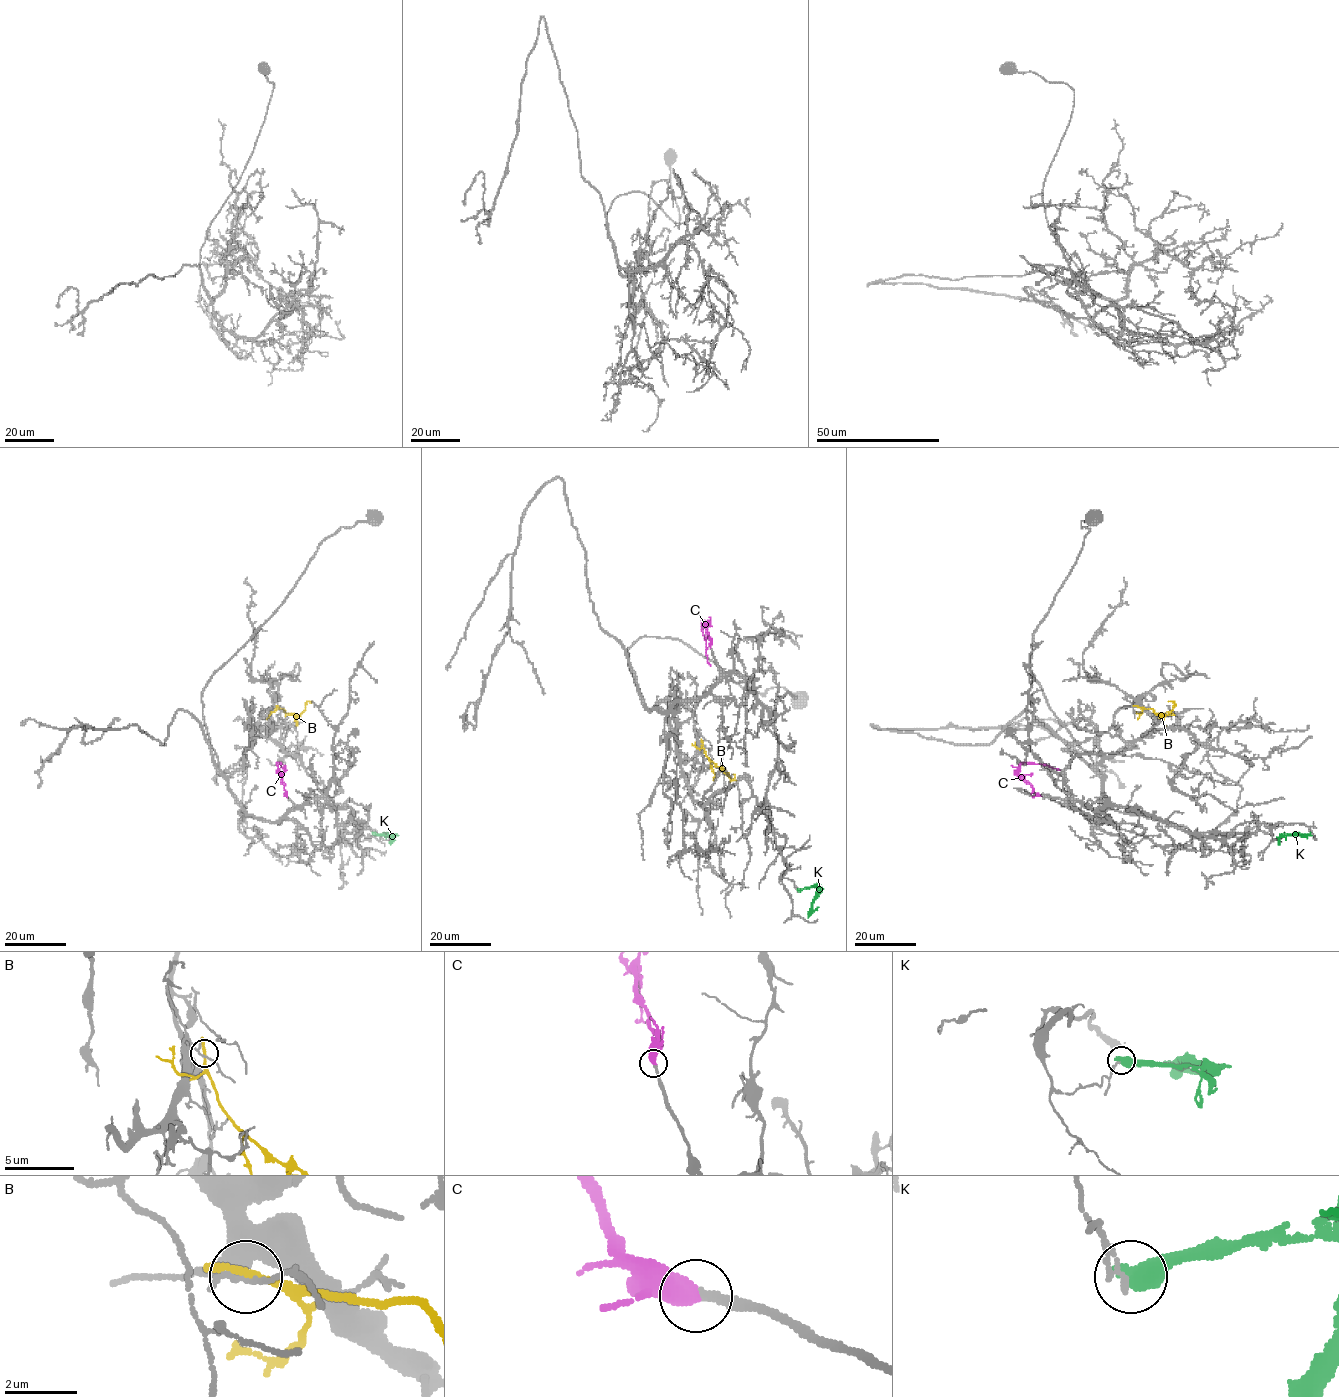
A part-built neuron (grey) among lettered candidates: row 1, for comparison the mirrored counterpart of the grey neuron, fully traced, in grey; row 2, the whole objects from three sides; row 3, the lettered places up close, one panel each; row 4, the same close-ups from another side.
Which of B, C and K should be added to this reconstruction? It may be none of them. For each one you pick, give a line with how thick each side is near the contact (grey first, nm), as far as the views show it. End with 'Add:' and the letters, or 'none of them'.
C: 220/550 nm
Add: C

